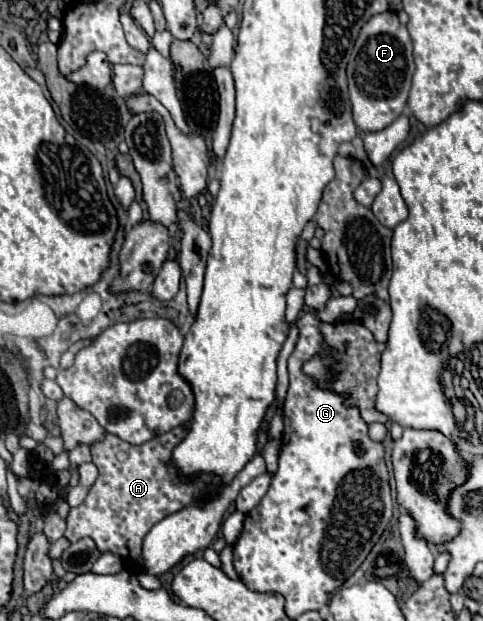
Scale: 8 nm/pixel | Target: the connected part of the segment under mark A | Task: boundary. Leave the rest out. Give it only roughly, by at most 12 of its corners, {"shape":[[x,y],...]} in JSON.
{"shape":[[175,427],[143,445],[109,433],[65,539],[139,567],[141,541],[189,507],[169,465]]}

